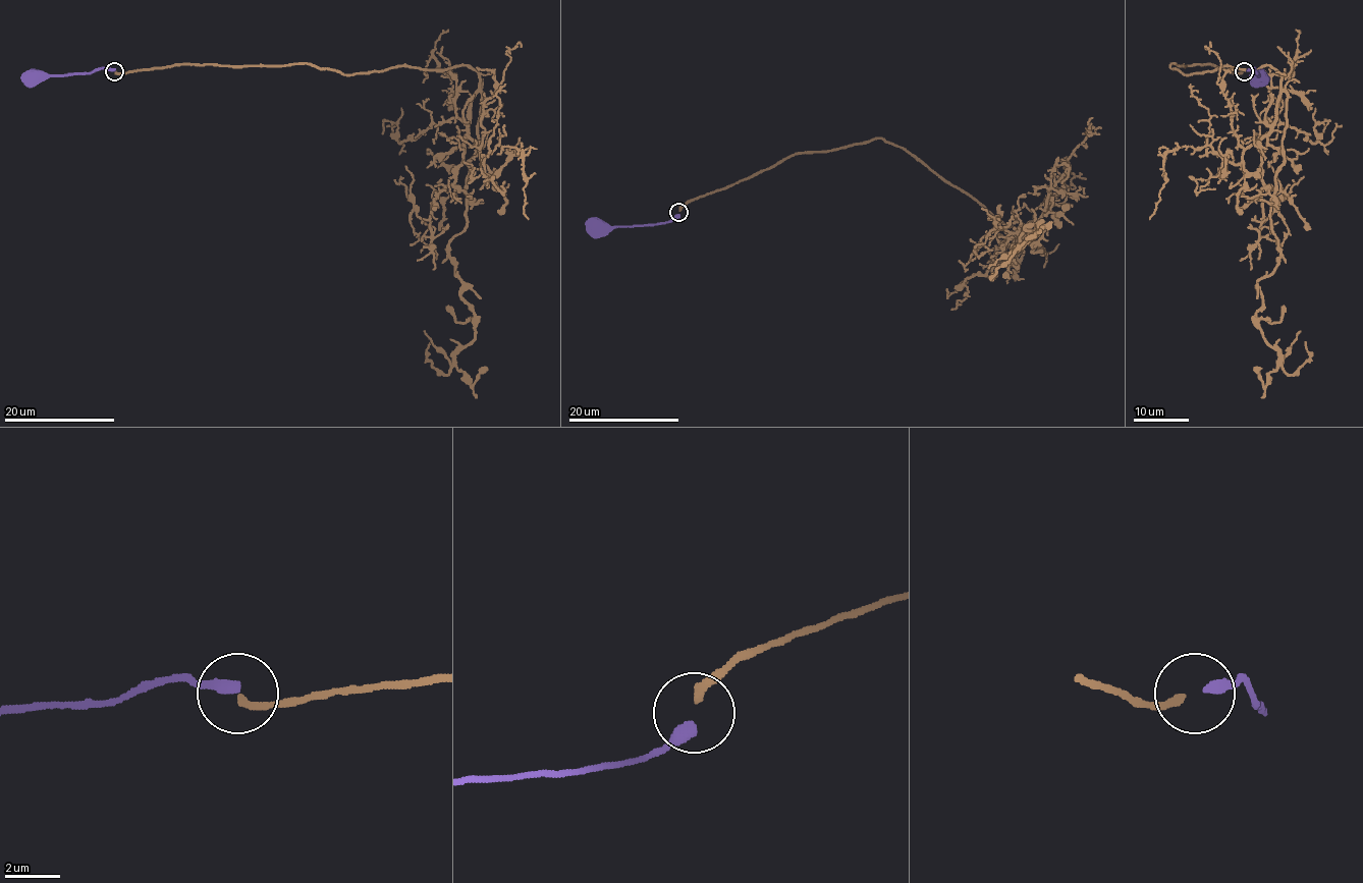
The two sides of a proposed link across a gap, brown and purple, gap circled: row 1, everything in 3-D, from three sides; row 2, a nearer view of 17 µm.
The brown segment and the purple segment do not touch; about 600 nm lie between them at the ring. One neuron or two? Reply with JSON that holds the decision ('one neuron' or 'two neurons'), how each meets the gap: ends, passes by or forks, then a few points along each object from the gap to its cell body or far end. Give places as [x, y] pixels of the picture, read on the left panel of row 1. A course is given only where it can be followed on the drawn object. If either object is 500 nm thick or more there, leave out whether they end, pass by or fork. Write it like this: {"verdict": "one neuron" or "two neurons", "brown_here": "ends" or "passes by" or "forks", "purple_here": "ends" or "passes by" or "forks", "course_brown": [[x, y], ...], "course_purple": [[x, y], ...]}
{"verdict": "one neuron", "brown_here": "ends", "purple_here": "ends", "course_brown": [[114, 71], [469, 65], [478, 153], [448, 244], [475, 338], [447, 374], [430, 342]], "course_purple": [[114, 70], [97, 69], [89, 73], [32, 75]]}

